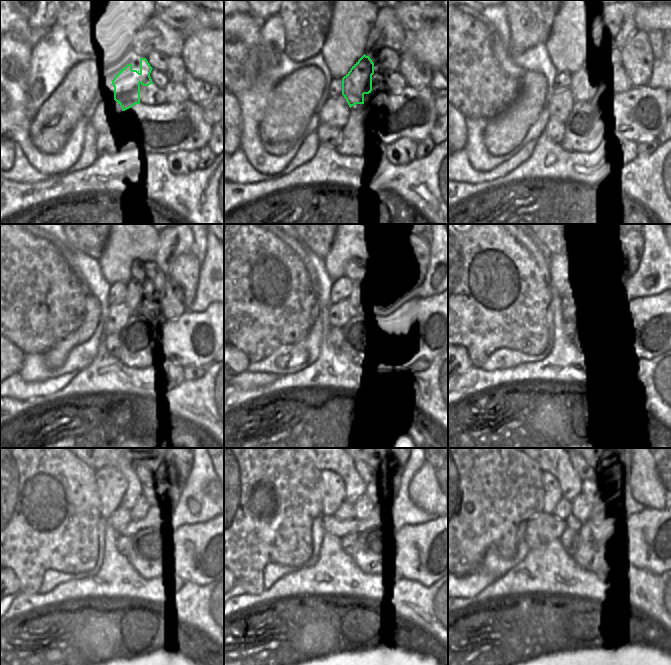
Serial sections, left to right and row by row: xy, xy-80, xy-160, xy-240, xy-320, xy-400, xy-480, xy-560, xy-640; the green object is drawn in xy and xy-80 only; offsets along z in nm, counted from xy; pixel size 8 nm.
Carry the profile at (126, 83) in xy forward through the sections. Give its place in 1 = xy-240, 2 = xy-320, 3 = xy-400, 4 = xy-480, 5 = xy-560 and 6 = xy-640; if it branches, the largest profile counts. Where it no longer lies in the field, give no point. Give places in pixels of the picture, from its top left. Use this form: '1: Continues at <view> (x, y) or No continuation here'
1: Continues at xy-240 (134, 290)
2: Continues at xy-320 (355, 297)
3: Continues at xy-400 (566, 300)
4: Continues at xy-480 (120, 517)
5: Continues at xy-560 (344, 512)
6: Continues at xy-640 (563, 510).

